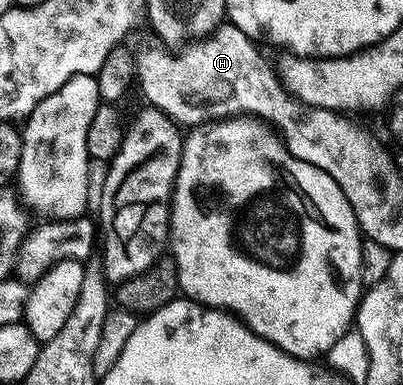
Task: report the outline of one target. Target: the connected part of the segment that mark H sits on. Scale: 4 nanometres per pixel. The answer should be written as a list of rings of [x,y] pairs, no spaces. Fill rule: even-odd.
[[[222,23],[207,37],[193,40],[175,51],[156,45],[135,54],[135,76],[148,100],[145,102],[161,109],[177,125],[205,124],[210,117],[208,108],[211,105],[232,105],[233,114],[254,117],[269,126],[292,117],[296,98],[280,82],[273,62],[271,65],[260,54],[261,46],[238,26]]]

